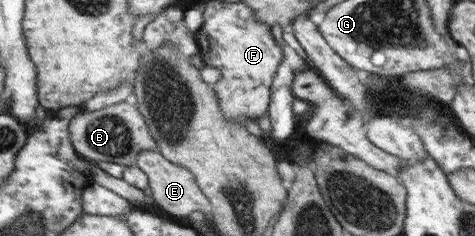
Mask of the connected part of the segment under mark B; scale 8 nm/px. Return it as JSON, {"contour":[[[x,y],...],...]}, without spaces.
{"contour":[[[132,98],[95,112],[82,109],[72,117],[68,124],[68,133],[73,149],[81,156],[94,163],[112,163],[122,168],[134,167],[141,151],[154,151],[157,148]]]}

